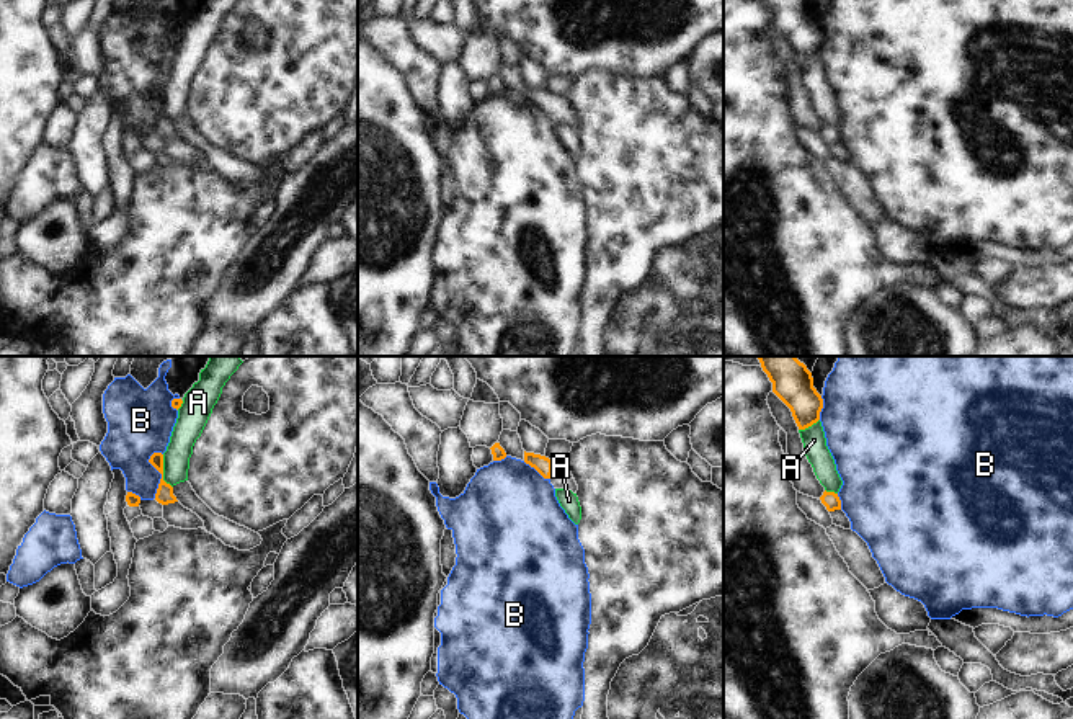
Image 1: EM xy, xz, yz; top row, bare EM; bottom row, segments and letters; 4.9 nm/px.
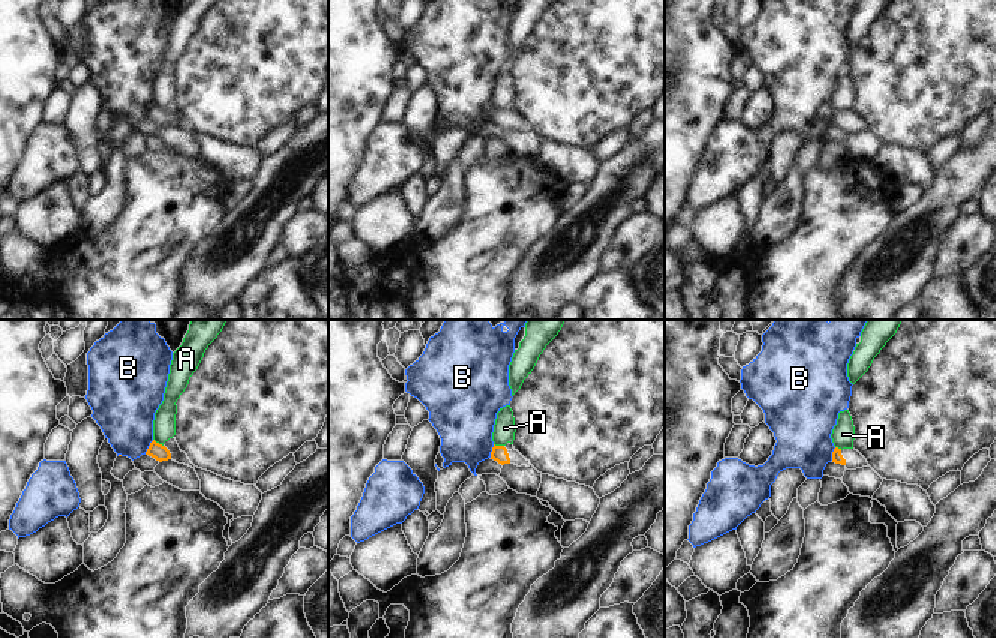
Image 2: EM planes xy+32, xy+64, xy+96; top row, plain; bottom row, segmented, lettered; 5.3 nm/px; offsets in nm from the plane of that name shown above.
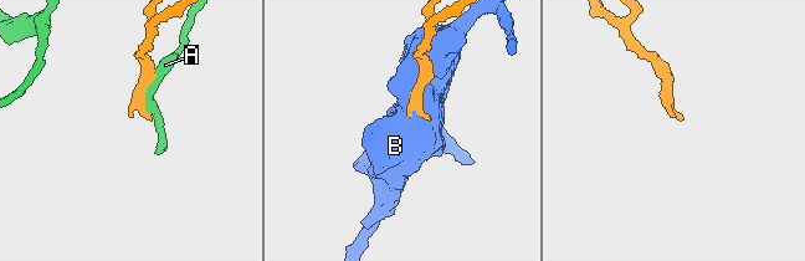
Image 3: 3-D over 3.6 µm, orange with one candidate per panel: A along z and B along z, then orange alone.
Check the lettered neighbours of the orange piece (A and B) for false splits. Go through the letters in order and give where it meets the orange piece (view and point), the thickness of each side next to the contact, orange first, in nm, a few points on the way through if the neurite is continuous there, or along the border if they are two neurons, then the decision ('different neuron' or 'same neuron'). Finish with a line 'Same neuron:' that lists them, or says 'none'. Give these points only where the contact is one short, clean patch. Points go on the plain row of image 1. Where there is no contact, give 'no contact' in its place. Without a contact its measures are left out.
A: xy (162, 105) | 90/140 nm | different neuron
B: xy (159, 105) | 90/320 nm | different neuron
Same neuron: none

